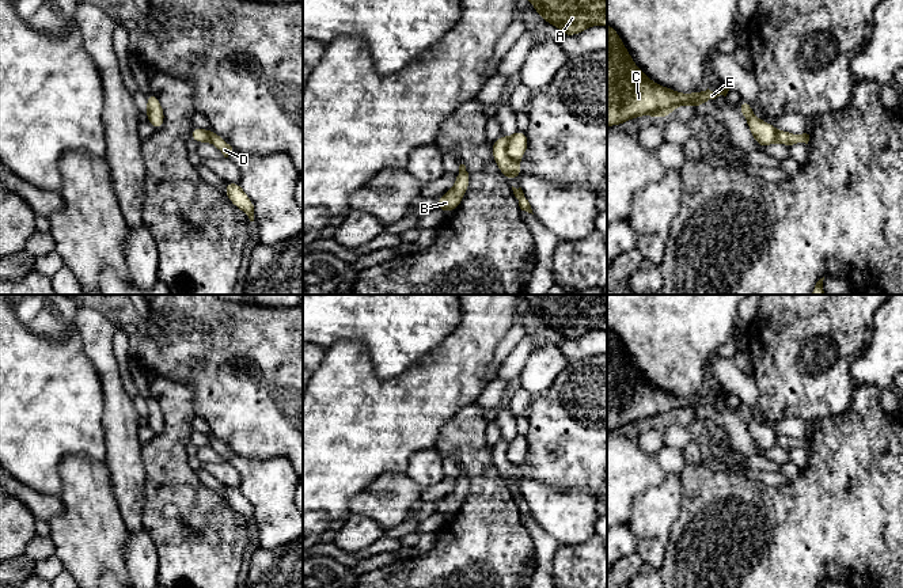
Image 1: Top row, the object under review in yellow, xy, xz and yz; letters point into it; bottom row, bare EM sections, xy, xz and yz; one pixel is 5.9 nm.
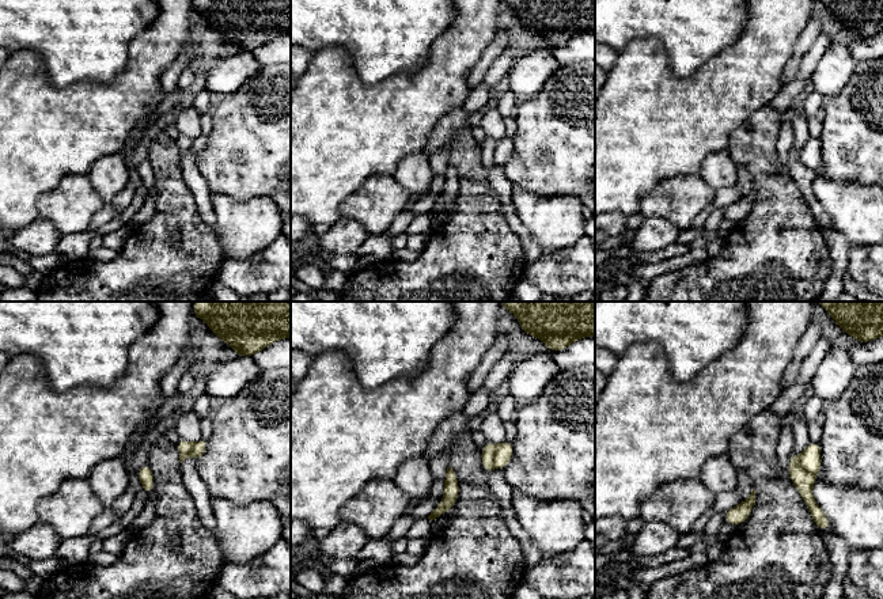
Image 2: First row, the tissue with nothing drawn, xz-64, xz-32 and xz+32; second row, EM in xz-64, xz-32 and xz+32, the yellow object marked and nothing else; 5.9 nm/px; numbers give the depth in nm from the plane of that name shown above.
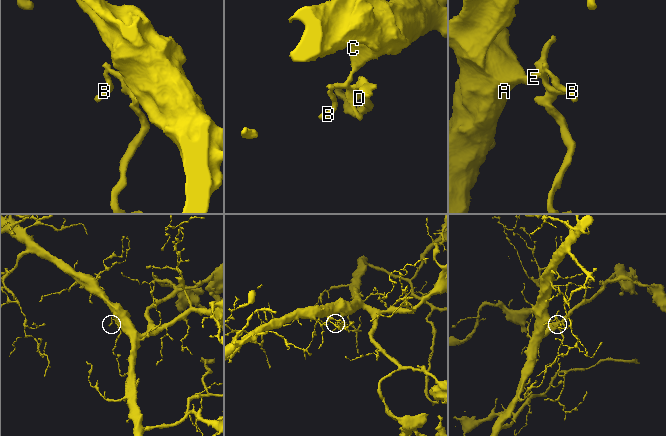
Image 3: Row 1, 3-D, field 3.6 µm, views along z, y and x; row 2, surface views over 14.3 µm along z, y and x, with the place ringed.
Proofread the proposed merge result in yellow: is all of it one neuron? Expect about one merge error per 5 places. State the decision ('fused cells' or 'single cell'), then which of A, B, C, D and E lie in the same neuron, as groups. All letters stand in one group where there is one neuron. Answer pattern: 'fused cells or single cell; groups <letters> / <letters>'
single cell; groups A B C D E

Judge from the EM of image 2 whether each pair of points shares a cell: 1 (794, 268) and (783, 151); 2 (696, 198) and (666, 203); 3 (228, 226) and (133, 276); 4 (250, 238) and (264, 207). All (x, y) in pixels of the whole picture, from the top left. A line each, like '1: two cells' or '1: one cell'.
1: two cells
2: one cell
3: two cells
4: one cell

